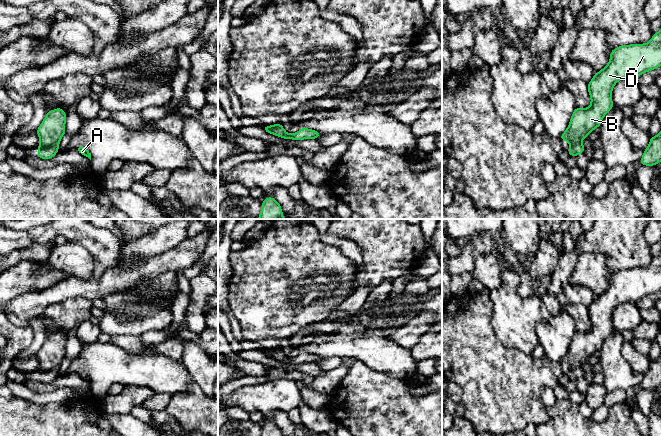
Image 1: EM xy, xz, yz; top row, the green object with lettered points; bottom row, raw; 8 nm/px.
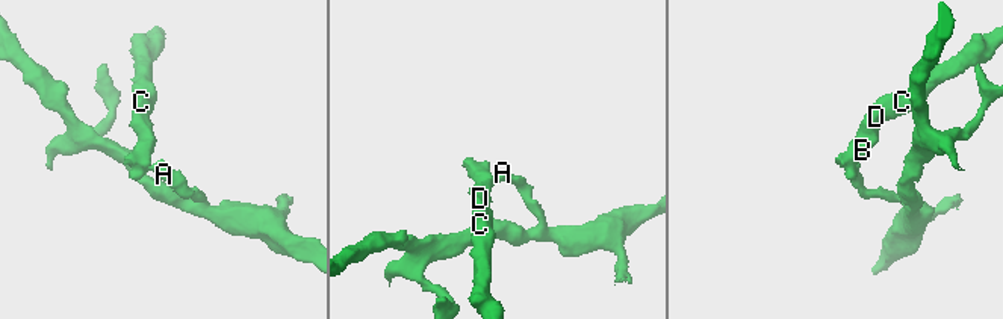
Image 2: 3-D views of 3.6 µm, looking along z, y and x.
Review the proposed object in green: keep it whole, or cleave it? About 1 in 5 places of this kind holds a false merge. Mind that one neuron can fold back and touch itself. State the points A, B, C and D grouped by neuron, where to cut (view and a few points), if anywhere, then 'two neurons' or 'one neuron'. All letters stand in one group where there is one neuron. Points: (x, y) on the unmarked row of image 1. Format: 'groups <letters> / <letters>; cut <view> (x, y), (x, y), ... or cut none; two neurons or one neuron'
groups A / B C D; cut xy (58, 367), (40, 369); two neurons

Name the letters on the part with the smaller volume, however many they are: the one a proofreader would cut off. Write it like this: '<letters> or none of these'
B, C, D

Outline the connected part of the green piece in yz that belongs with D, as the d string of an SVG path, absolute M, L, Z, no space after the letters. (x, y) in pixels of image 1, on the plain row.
M661 254L653 258L651 264L646 268L632 268L619 270L611 275L609 287L599 296L594 298L588 307L588 316L591 321L591 329L588 332L575 332L570 348L566 355L560 360L562 365L566 364L571 370L581 367L595 352L600 351L603 341L614 331L612 326L612 313L622 303L635 303L637 300L656 293L661 290Z

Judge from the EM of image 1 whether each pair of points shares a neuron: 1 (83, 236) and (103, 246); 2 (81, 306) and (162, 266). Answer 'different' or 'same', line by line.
1: same
2: different

